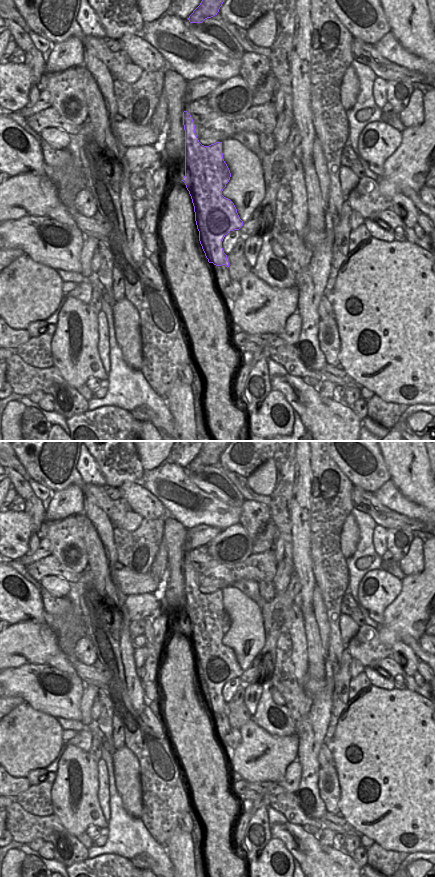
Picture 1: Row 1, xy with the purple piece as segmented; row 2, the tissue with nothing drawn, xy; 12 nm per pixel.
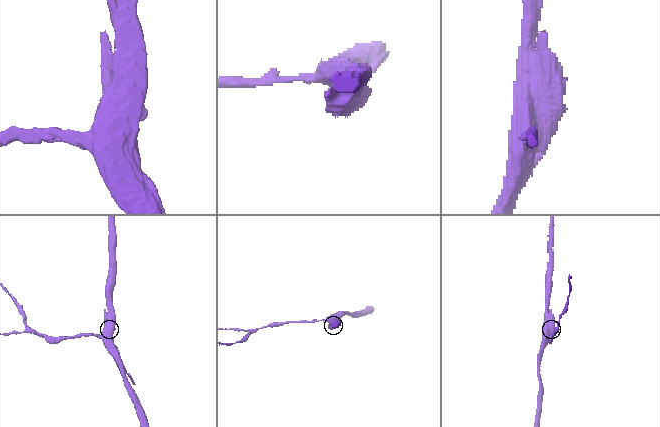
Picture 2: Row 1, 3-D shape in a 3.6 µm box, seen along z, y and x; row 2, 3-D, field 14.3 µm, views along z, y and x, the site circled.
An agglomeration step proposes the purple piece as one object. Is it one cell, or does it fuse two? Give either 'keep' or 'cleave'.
cleave

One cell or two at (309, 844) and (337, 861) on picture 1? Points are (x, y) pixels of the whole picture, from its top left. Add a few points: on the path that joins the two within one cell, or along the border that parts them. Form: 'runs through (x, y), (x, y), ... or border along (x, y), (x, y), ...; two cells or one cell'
runs through (316, 851), (326, 861), (330, 861); one cell

